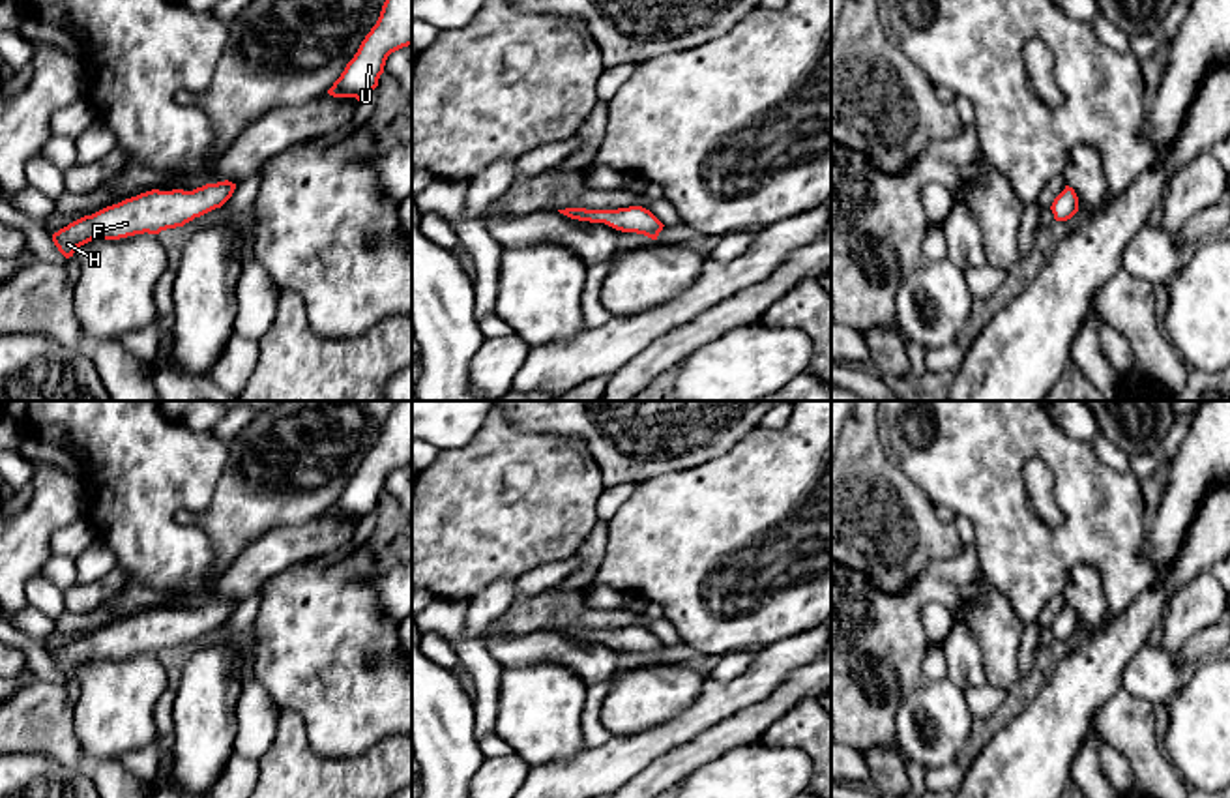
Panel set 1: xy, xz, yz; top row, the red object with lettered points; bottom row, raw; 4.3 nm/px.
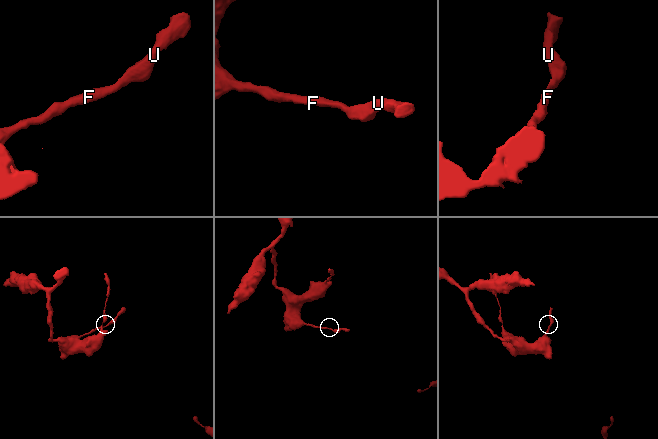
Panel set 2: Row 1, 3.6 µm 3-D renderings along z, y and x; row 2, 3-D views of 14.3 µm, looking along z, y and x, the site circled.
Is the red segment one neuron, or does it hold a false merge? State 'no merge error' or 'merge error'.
no merge error

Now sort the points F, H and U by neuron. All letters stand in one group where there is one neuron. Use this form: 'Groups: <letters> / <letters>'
Groups: F H U

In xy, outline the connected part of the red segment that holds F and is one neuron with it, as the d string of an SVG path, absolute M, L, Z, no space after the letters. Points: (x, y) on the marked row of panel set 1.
M228 180L206 184L193 191L152 189L69 223L52 234L52 242L69 259L77 247L92 240L120 240L144 232L159 234L221 208L234 189L236 184Z

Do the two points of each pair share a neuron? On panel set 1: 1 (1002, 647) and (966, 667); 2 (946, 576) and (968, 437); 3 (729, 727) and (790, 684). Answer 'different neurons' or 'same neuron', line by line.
1: different neurons
2: different neurons
3: same neuron

